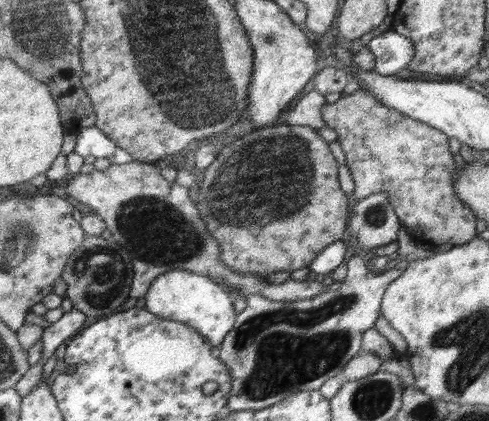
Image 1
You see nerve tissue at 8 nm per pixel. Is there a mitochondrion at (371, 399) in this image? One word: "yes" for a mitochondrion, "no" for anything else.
yes

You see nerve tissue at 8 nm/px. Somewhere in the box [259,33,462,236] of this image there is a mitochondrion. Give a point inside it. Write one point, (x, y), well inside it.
(377, 215)

